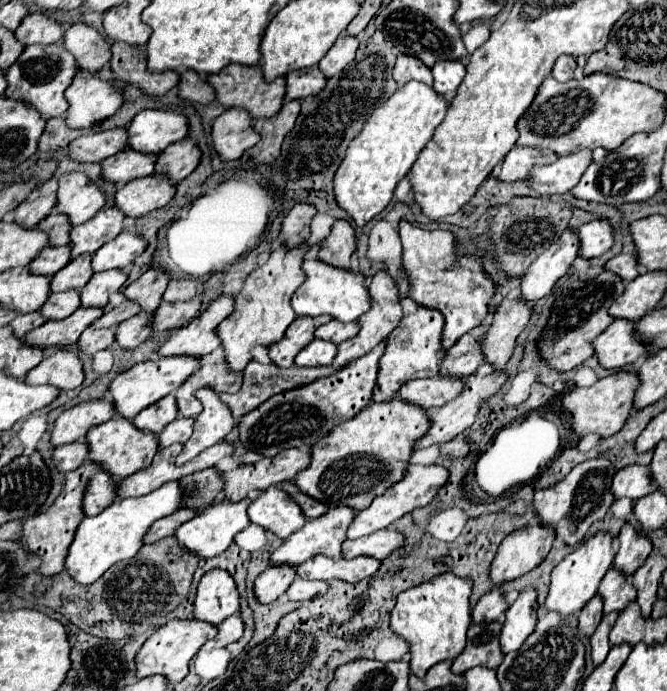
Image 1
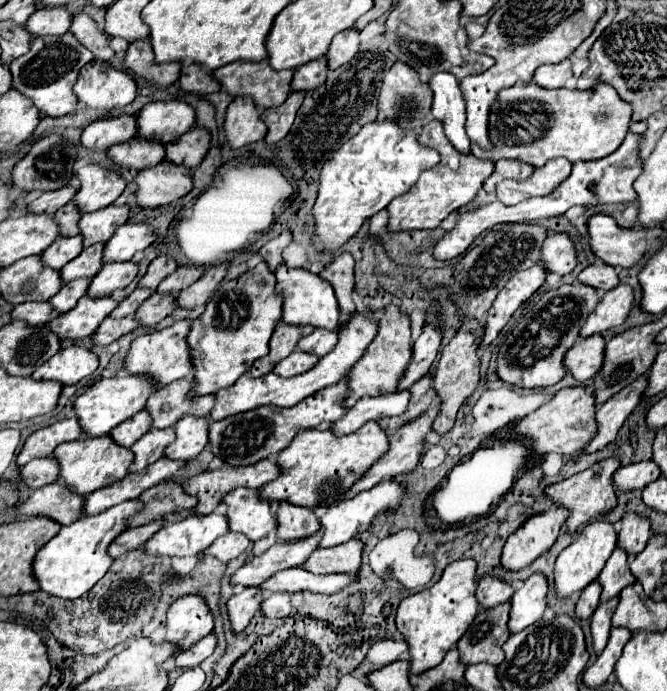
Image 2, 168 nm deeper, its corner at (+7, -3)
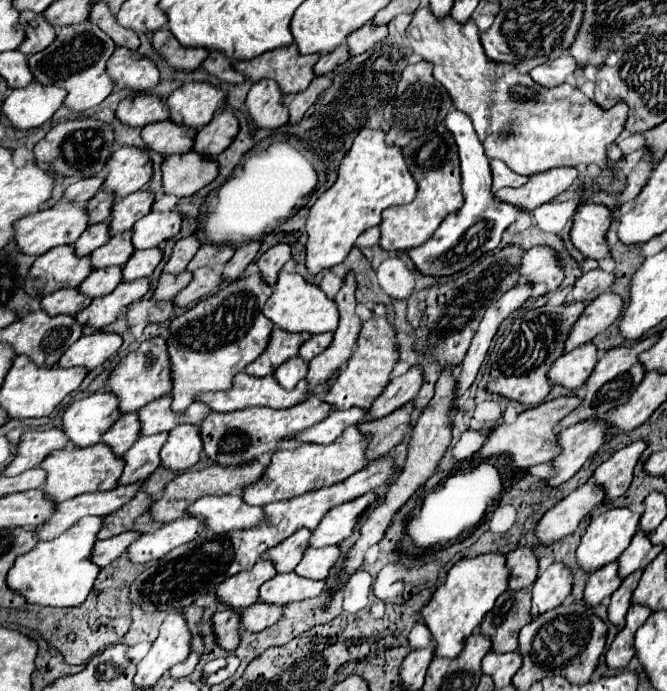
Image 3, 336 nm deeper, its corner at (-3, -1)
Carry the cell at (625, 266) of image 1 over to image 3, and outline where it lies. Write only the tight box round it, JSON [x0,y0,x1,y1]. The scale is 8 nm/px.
[566,268,616,302]

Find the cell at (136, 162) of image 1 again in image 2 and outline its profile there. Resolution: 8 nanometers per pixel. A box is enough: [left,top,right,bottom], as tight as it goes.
[108,136,166,170]

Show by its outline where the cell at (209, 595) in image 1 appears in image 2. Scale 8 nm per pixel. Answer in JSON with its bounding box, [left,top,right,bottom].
[164,596,214,650]

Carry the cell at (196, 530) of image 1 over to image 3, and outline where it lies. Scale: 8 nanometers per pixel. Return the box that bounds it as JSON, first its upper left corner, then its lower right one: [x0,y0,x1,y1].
[126,516,206,562]

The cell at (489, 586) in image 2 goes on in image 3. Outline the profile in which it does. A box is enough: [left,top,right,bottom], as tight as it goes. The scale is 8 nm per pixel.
[506,548,538,590]

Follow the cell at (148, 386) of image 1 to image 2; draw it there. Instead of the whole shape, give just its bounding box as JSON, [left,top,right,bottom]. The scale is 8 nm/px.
[74,376,156,436]

